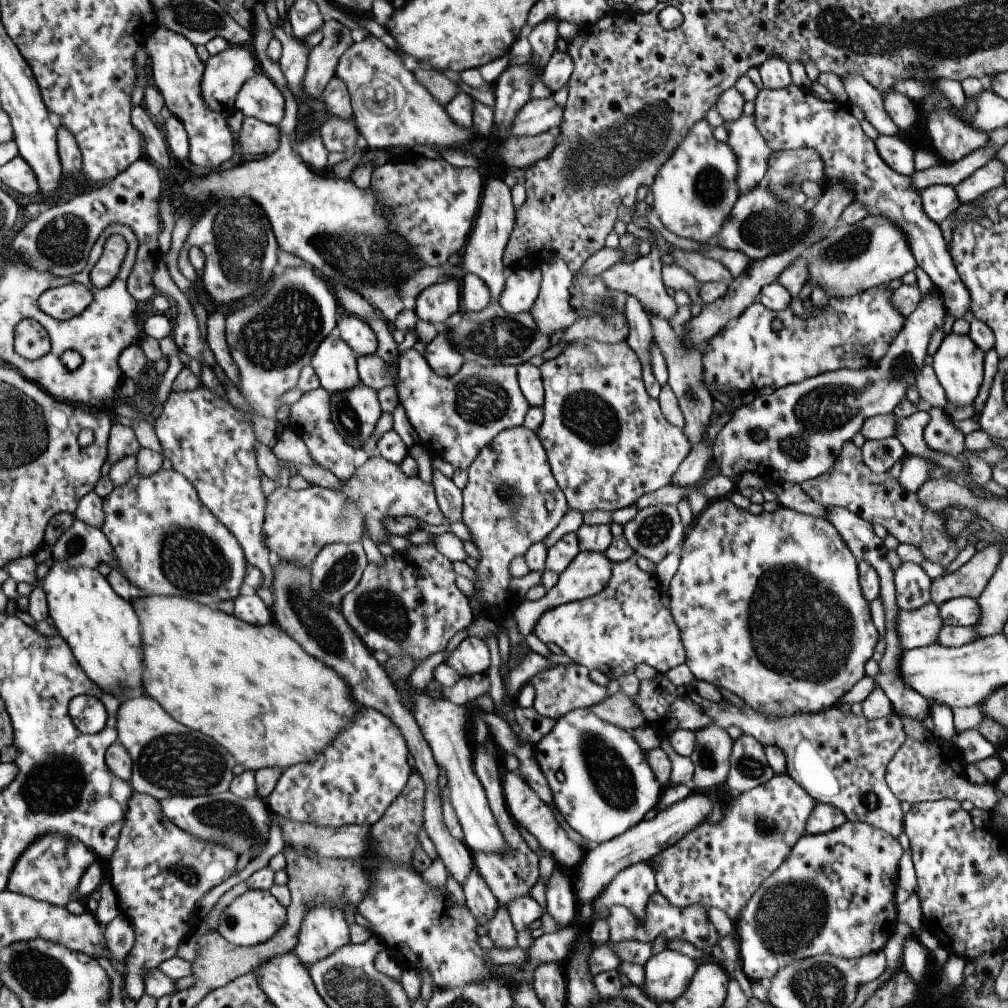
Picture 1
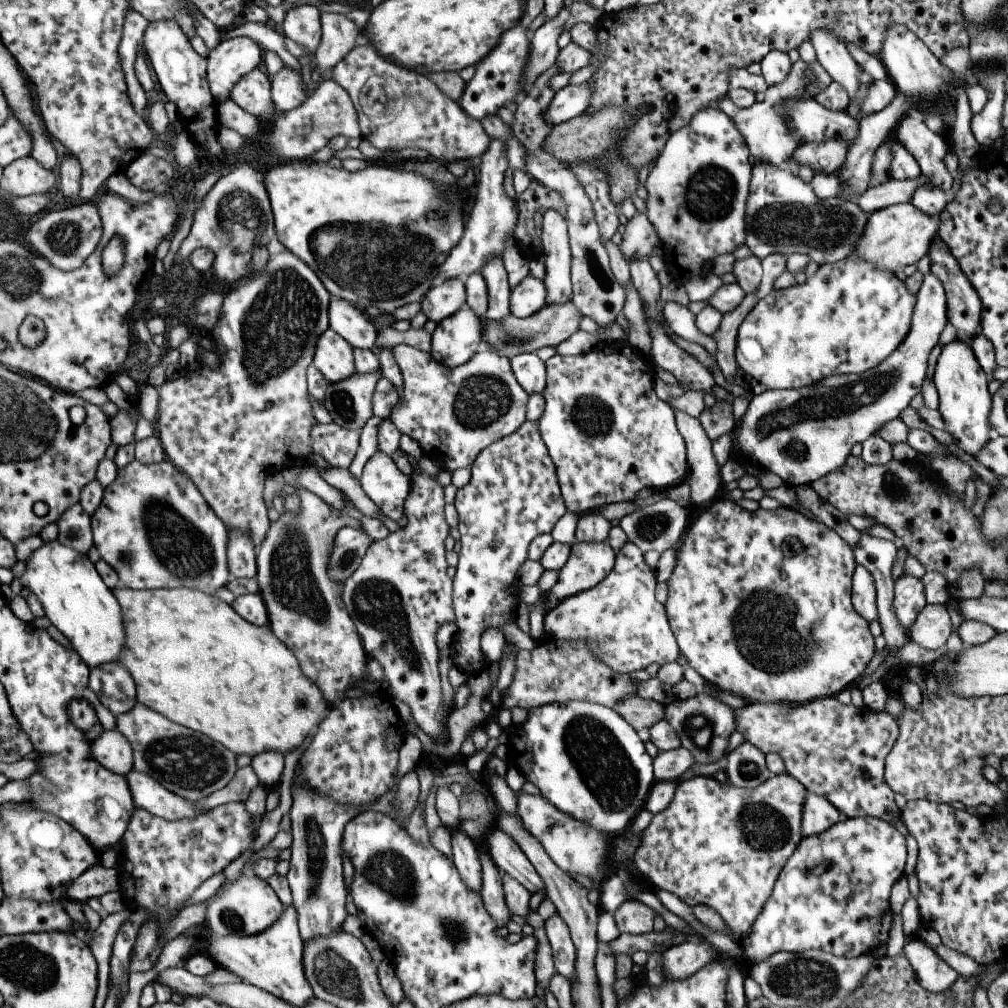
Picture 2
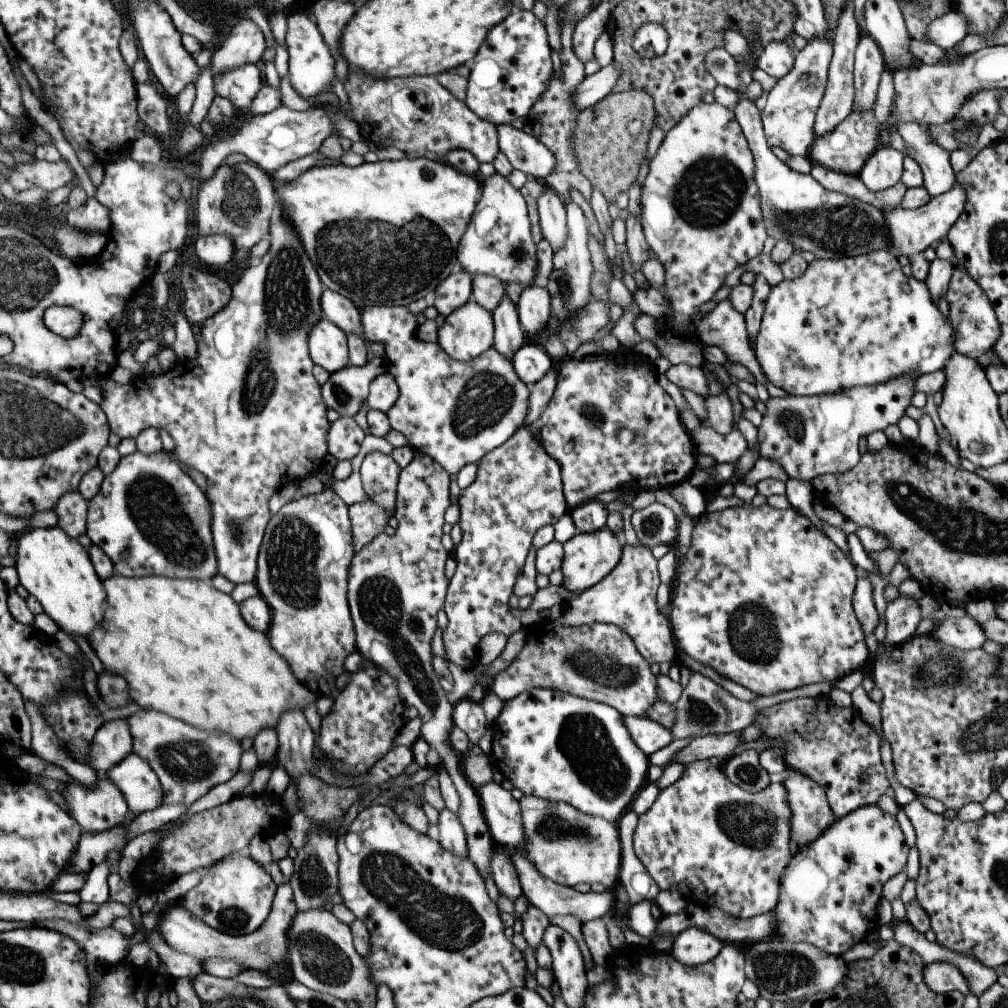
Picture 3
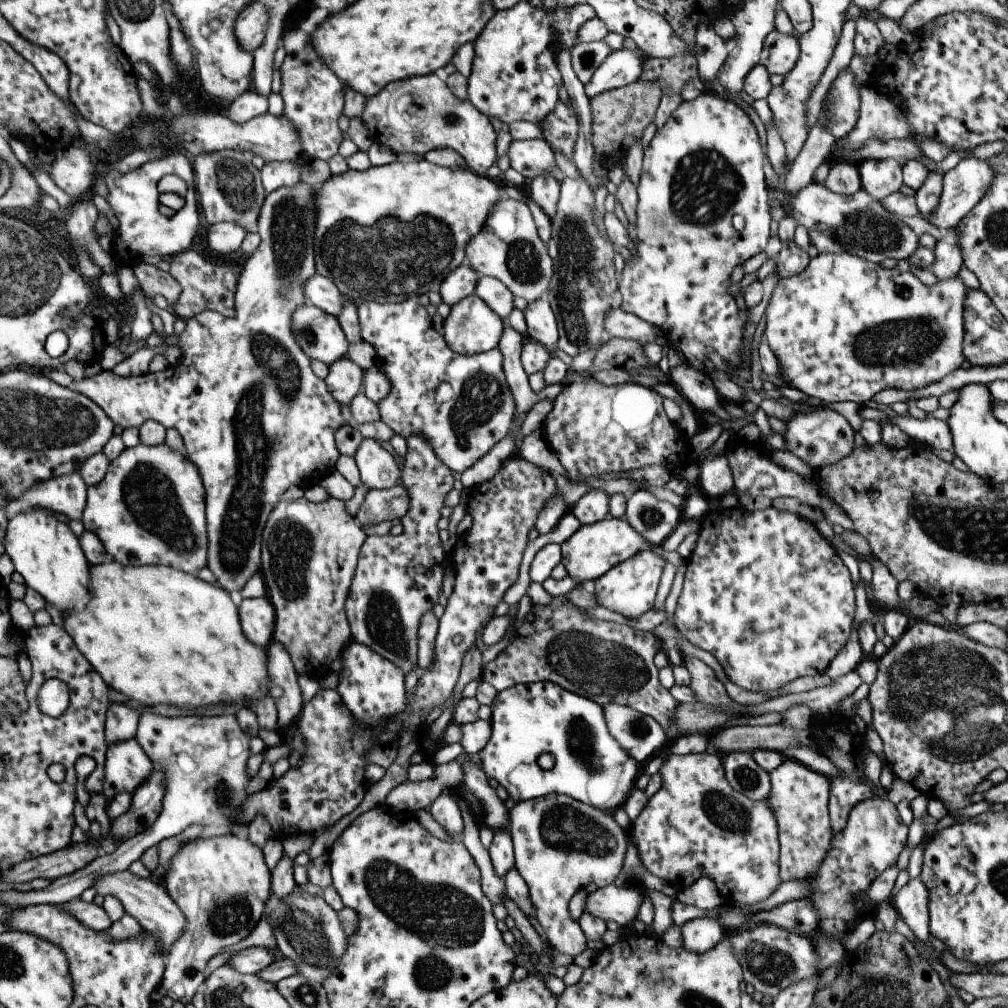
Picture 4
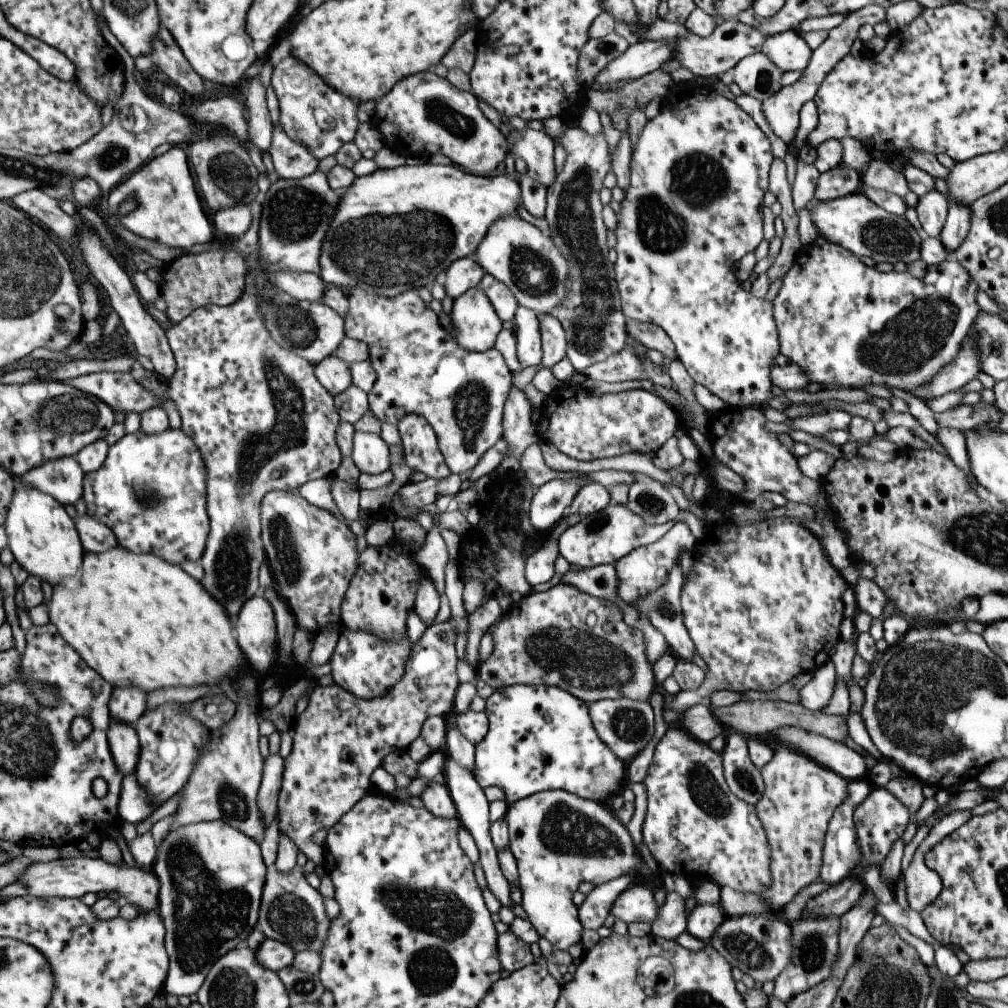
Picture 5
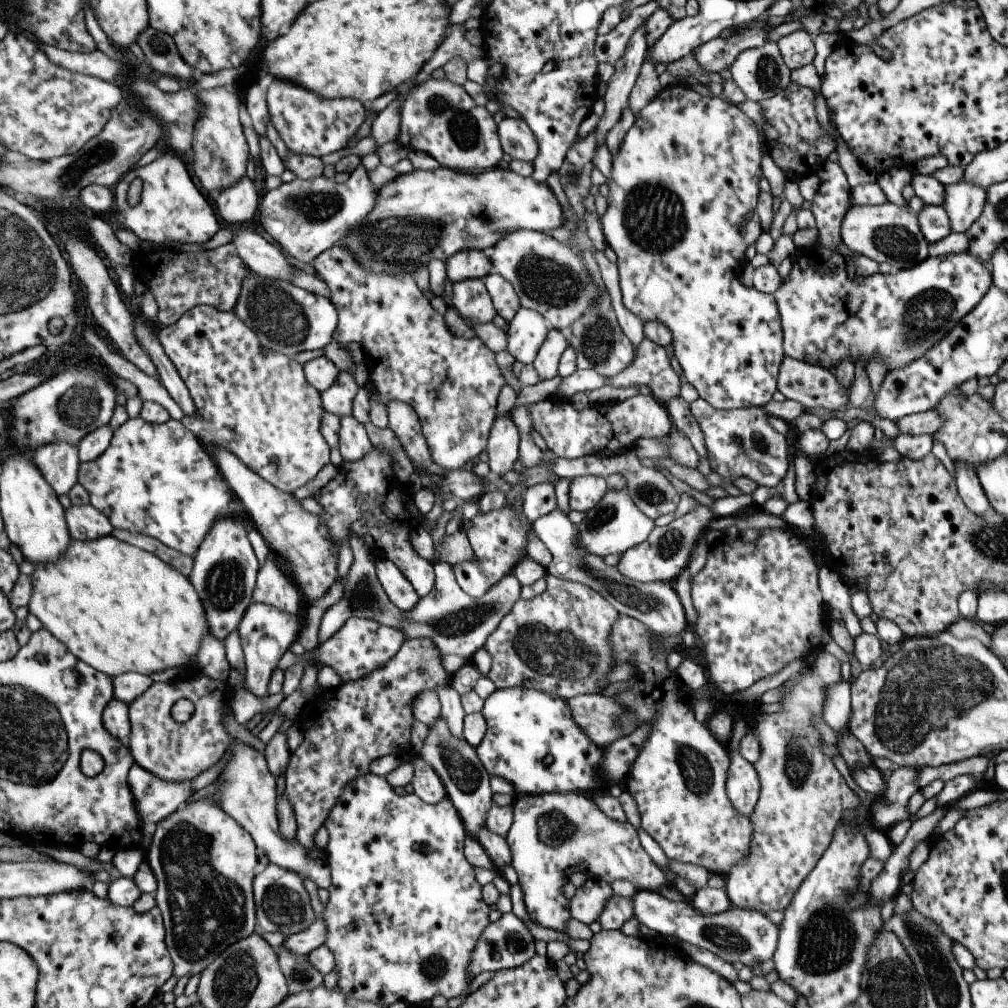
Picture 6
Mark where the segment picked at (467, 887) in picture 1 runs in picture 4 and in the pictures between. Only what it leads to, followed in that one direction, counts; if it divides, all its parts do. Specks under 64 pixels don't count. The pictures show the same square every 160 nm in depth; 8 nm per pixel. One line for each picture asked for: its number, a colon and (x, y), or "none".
2: (465, 857)
3: (452, 838)
4: (443, 810)

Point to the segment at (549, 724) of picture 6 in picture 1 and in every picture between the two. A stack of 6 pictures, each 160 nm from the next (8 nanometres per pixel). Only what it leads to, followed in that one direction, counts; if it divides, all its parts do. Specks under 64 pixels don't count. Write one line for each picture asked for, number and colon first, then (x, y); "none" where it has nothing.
1: (601, 785)
2: (585, 759)
3: (548, 744)
4: (527, 720)
5: (539, 738)

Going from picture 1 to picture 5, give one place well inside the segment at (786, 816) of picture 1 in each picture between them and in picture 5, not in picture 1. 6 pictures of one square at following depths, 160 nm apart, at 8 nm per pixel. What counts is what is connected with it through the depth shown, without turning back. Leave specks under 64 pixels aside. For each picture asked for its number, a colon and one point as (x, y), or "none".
2: (722, 846)
3: (712, 842)
4: (694, 826)
5: (694, 826)

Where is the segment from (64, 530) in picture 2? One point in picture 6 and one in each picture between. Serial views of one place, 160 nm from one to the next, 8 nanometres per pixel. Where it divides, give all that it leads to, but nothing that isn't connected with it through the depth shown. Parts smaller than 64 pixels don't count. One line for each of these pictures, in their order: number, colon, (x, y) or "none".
3: (70, 510)
4: (66, 494)
5: (61, 478)
6: (58, 463)

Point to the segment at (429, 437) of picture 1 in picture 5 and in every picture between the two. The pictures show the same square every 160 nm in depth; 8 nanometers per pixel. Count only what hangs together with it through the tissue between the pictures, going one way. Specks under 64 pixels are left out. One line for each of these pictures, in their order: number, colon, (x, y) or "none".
2: (452, 414)
3: (454, 411)
4: (461, 403)
5: (420, 369)

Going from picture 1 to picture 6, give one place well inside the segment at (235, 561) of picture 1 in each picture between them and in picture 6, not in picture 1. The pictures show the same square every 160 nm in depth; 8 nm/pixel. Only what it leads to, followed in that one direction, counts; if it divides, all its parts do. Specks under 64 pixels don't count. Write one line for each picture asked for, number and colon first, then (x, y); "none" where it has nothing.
2: (152, 526)
3: (149, 517)
4: (149, 507)
5: (150, 490)
6: (158, 480)

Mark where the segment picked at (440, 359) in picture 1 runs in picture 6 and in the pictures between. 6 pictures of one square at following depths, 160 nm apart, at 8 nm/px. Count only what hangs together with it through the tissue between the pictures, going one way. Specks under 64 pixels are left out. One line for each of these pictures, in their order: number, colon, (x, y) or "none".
2: (455, 339)
3: (468, 331)
4: (471, 328)
5: (475, 325)
6: (470, 300)

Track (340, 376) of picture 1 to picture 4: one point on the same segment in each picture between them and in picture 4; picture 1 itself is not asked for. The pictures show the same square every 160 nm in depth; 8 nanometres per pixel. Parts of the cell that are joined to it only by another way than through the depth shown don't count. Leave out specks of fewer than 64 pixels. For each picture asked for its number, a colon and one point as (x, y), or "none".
2: (332, 357)
3: (327, 348)
4: (319, 336)

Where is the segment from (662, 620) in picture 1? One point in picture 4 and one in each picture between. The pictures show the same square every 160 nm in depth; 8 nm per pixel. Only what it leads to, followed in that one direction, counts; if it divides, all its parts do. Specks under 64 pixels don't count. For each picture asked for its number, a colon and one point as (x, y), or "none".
2: (623, 626)
3: (625, 597)
4: (628, 588)

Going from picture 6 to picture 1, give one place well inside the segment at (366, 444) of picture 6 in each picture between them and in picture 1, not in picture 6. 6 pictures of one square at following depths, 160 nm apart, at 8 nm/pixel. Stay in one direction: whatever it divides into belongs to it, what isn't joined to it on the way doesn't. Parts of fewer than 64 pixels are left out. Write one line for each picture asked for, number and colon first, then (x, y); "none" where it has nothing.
1: (297, 524)
2: (385, 485)
3: (379, 472)
4: (377, 470)
5: (370, 454)

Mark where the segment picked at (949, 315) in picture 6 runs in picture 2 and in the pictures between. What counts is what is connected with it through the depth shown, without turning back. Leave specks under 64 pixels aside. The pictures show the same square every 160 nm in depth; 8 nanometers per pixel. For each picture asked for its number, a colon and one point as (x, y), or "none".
2: (845, 319)
3: (845, 322)
4: (844, 329)
5: (844, 324)

